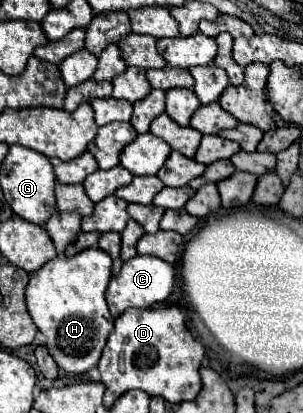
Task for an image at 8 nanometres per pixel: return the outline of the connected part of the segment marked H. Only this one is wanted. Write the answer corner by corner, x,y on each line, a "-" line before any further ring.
94,247
84,249
74,257
58,255
30,275
26,285
28,313
38,331
46,337
48,353
54,357
58,367
68,373
86,373
92,369
114,329
114,319
104,299
104,291
112,277
110,269
110,255

